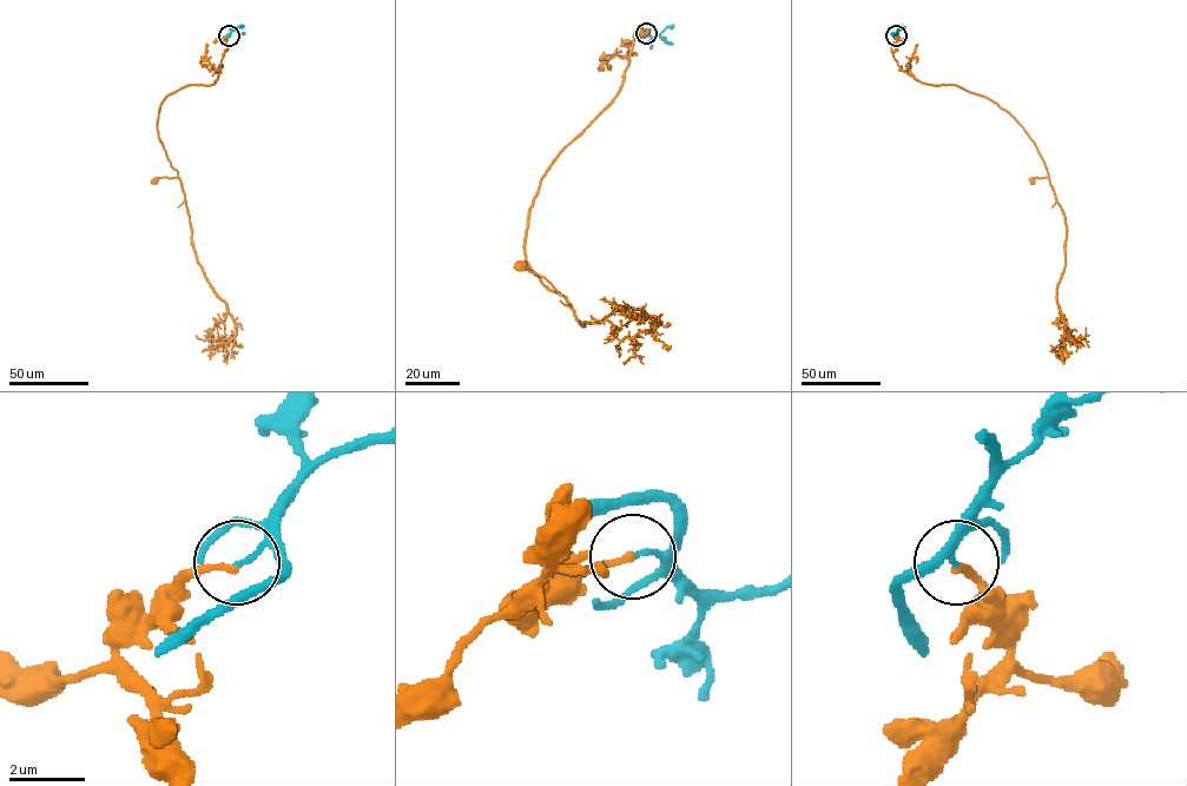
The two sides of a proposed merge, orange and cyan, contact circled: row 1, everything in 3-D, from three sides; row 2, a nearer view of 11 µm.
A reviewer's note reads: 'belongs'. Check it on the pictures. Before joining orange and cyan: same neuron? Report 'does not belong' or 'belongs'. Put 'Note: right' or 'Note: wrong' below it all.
does not belong
Note: wrong

